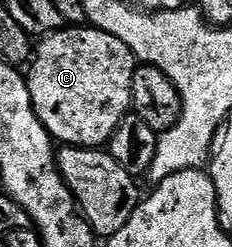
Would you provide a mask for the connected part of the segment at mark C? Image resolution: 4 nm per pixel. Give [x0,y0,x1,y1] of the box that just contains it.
[26,25,137,148]

